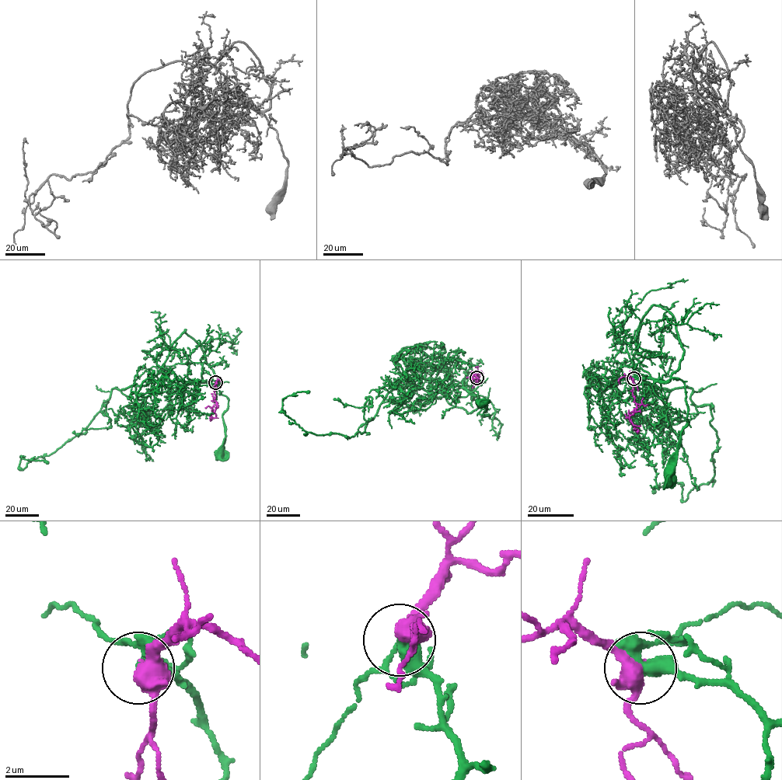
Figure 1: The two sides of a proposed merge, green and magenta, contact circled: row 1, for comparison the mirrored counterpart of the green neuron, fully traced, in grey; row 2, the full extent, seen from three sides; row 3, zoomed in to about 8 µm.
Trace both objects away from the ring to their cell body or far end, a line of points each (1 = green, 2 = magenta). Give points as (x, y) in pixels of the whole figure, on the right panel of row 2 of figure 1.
1: (633, 378), (651, 385), (654, 382), (673, 377), (683, 382), (688, 423), (681, 433), (676, 461), (668, 478)
2: (633, 378), (632, 391), (636, 409), (629, 420), (636, 429)

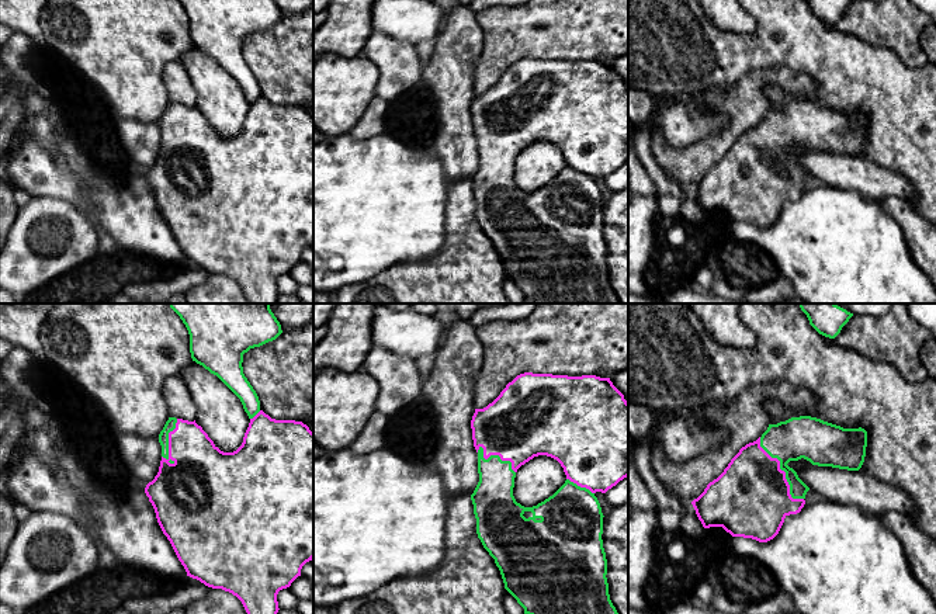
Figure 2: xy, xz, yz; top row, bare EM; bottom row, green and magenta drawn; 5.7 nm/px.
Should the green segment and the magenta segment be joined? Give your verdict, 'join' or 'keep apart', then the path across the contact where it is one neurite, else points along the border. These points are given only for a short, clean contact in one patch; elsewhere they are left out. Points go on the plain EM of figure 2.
join

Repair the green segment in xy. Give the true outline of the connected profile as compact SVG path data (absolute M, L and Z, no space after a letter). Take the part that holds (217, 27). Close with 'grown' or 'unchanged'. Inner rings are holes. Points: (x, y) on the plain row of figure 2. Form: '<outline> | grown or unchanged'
M178 0L190 20L190 38L193 46L202 51L211 59L216 60L242 87L250 108L245 118L242 131L233 138L221 136L208 119L194 107L169 103L159 119L162 131L162 146L159 157L145 173L145 178L152 188L157 208L163 219L170 226L178 246L184 252L187 261L200 266L208 273L222 274L236 281L250 303L277 303L280 275L287 274L301 261L302 252L313 244L313 118L306 110L295 105L275 105L260 94L260 86L243 59L243 39L250 34L260 32L275 25L281 18L281 10L274 0Z | grown

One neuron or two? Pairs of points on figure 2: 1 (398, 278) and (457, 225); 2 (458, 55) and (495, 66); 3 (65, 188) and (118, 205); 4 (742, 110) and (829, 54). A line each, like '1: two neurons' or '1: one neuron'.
1: one neuron
2: two neurons
3: one neuron
4: two neurons

